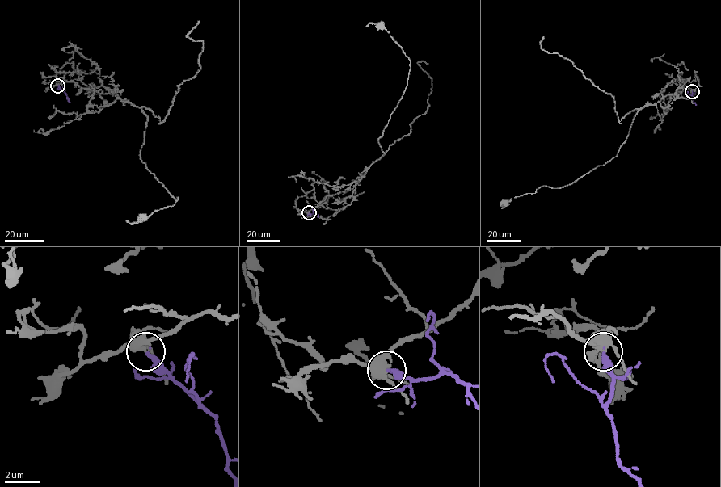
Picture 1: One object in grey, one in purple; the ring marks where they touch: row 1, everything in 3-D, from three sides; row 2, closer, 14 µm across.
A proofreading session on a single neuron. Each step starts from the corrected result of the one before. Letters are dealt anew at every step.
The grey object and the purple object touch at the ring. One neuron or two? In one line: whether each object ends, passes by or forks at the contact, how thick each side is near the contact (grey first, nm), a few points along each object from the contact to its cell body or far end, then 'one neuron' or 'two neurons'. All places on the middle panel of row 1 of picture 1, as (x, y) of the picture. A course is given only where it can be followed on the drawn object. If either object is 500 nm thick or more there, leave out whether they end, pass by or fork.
grey forks | purple ends | 320/300 nm | grey via (309, 212), (327, 195), (347, 189), (384, 153), (378, 139), (407, 84), (410, 60), (380, 26) | purple via (309, 212), (318, 216) | two neurons

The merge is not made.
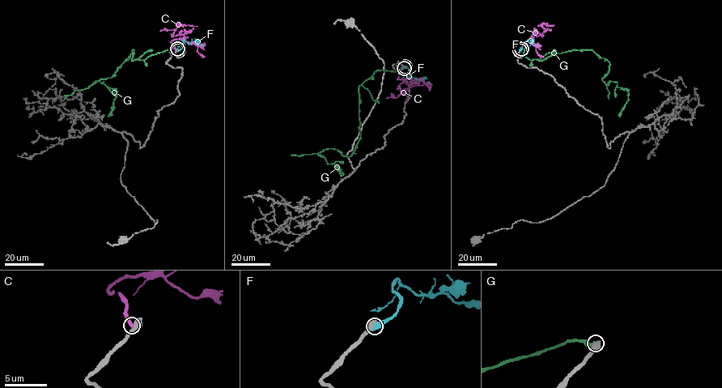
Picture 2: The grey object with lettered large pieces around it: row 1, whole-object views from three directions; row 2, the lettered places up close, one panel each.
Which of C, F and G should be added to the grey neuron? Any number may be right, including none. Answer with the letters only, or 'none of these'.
none of these

